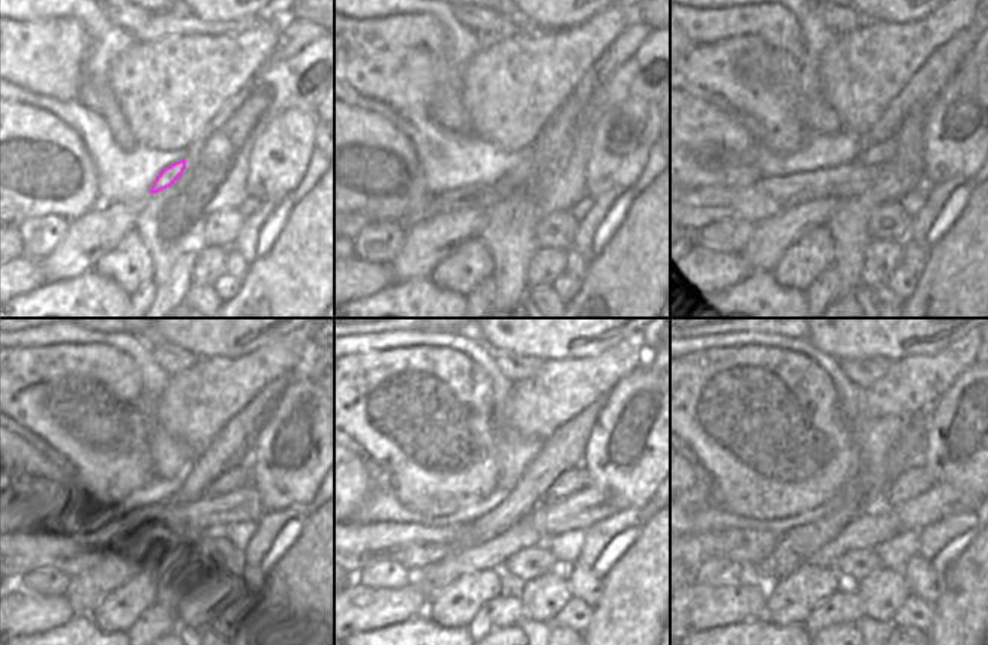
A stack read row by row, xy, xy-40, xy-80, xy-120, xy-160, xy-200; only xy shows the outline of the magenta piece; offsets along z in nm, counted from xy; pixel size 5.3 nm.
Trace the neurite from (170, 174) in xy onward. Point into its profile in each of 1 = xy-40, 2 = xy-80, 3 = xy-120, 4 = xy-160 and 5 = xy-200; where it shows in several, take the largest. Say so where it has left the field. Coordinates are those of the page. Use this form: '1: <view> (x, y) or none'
1: xy-40 (508, 182)
2: xy-80 (883, 152)
3: xy-120 (236, 477)
4: xy-160 (574, 479)
5: xy-200 (915, 480)

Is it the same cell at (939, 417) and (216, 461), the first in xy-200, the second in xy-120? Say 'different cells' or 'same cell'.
different cells

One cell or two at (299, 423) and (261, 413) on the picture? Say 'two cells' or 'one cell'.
two cells

